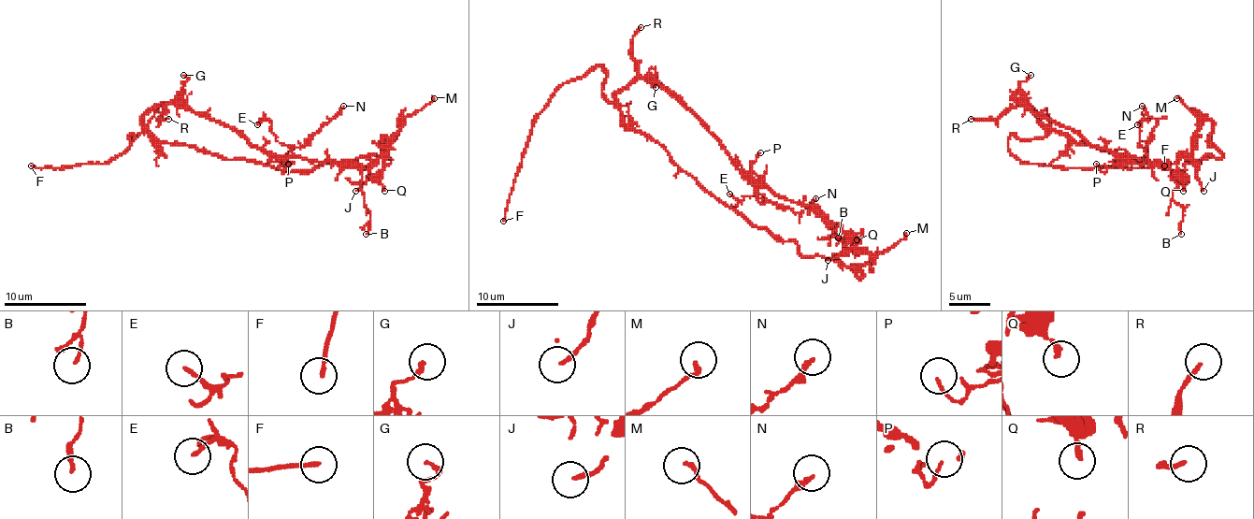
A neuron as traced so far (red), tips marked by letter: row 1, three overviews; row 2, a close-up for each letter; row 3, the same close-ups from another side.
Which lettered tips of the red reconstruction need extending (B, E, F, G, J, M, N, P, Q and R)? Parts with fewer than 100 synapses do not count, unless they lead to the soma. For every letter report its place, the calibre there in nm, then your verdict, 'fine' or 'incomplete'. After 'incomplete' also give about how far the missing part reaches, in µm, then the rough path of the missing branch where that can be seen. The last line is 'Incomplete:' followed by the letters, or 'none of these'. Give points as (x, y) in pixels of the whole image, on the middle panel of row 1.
B: (838, 237) | 130 nm | fine
E: (729, 194) | 150 nm | fine
F: (503, 221) | 170 nm | incomplete | 3 µm | (503, 221), (503, 233), (497, 239)
G: (655, 87) | 160 nm | fine
J: (828, 260) | 170 nm | fine
M: (906, 233) | 160 nm | fine
N: (815, 198) | 170 nm | fine
P: (760, 152) | 100 nm | fine
Q: (857, 239) | 190 nm | fine
R: (641, 27) | 170 nm | fine
Incomplete: F

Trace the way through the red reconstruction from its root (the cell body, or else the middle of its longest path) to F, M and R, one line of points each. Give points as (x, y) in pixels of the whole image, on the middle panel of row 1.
F: (641, 135), (604, 95), (601, 64), (567, 80), (532, 128), (503, 221)
M: (641, 135), (754, 224), (793, 241), (803, 255), (841, 260), (861, 279), (861, 268), (906, 233)
R: (641, 135), (625, 122), (620, 104), (616, 99), (616, 93), (637, 77), (632, 36), (641, 27)

